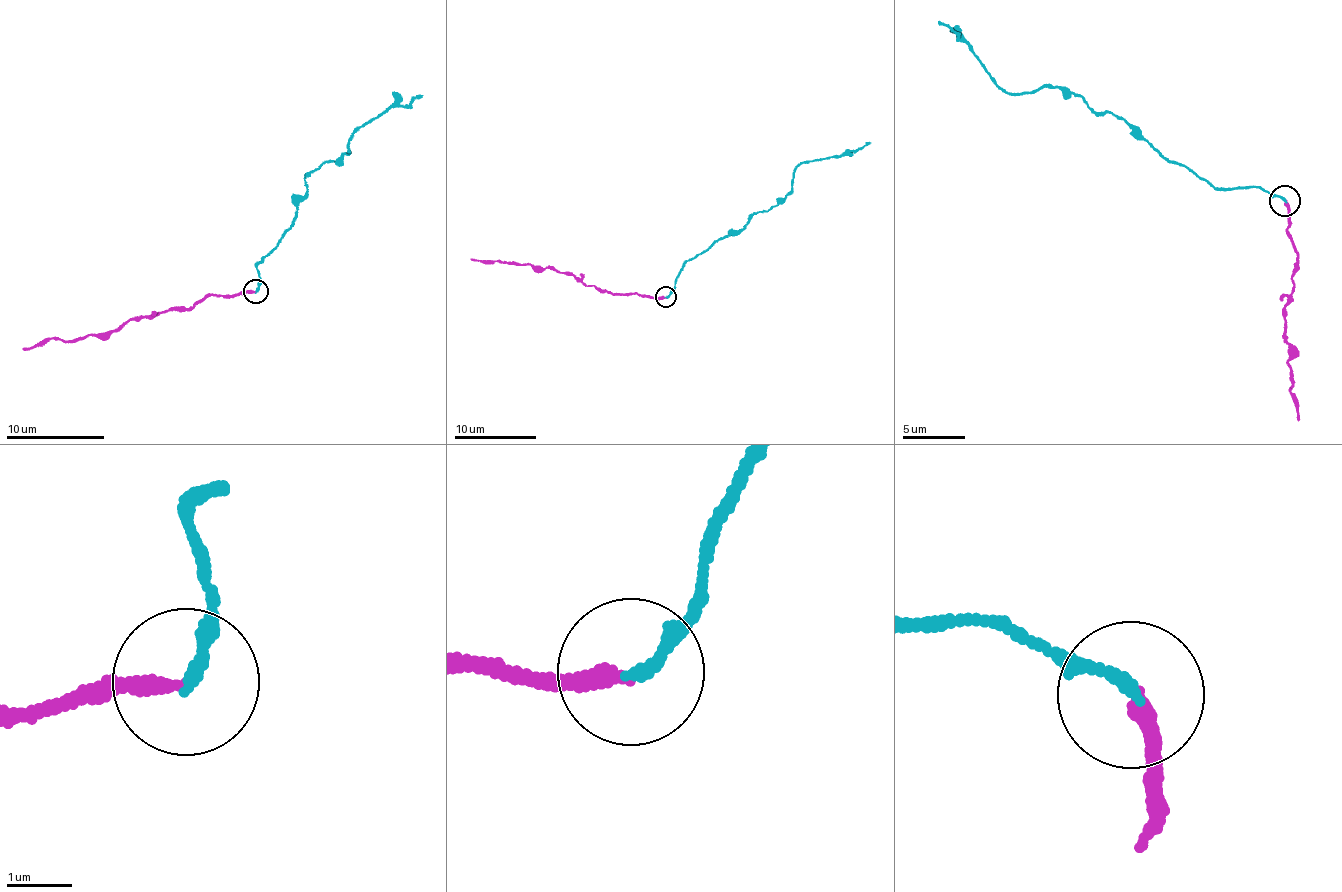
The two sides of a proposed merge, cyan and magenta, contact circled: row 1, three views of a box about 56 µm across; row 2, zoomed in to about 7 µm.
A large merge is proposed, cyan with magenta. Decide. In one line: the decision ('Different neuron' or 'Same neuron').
Different neuron

